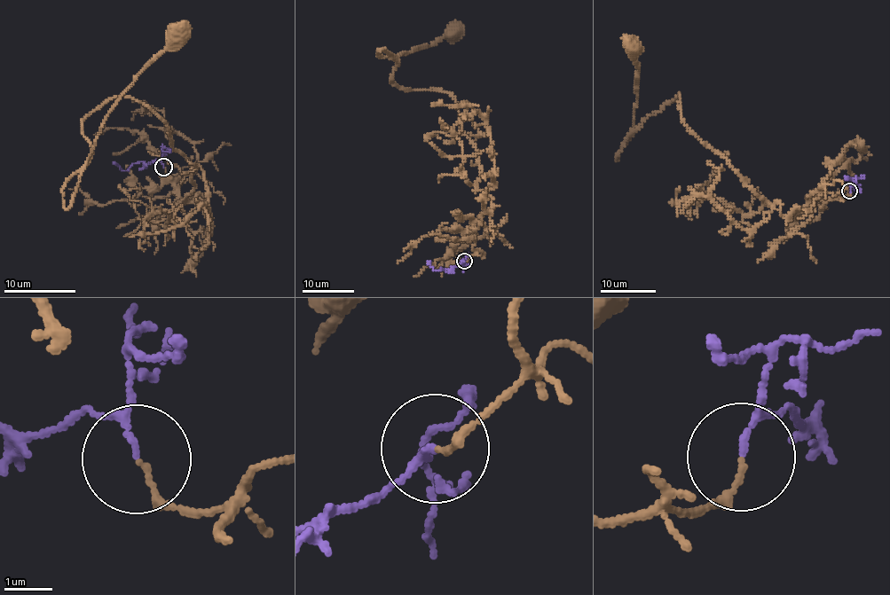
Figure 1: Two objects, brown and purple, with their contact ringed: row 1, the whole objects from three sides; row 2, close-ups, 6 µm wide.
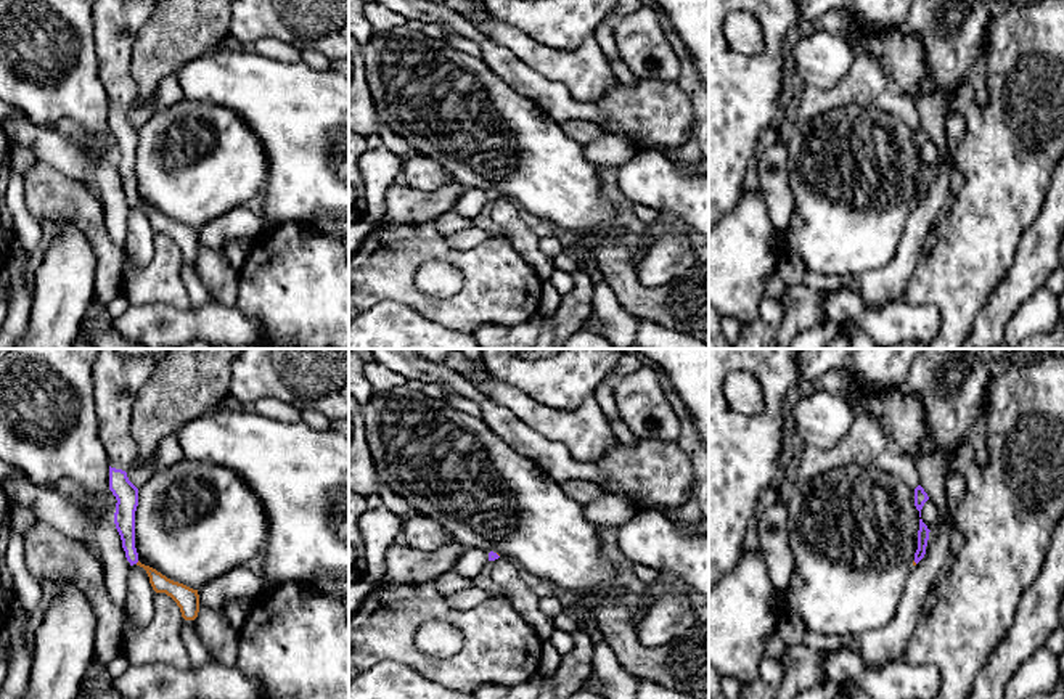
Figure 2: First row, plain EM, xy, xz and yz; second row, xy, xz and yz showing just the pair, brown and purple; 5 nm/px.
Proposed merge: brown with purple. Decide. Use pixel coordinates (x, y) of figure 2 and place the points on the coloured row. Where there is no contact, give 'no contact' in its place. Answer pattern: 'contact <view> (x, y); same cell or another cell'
no contact; same cell

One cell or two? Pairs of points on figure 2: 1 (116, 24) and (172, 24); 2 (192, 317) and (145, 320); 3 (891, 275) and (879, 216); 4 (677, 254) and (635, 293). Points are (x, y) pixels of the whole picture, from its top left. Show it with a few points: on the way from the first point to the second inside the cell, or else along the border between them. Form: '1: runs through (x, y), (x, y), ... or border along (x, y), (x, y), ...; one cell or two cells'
1: border along (150, 16), (134, 42), (130, 60); two cells
2: runs through (180, 320), (156, 320); one cell
3: border along (905, 228), (896, 256), (859, 280); two cells
4: border along (635, 269), (645, 286), (662, 286), (680, 275); two cells

